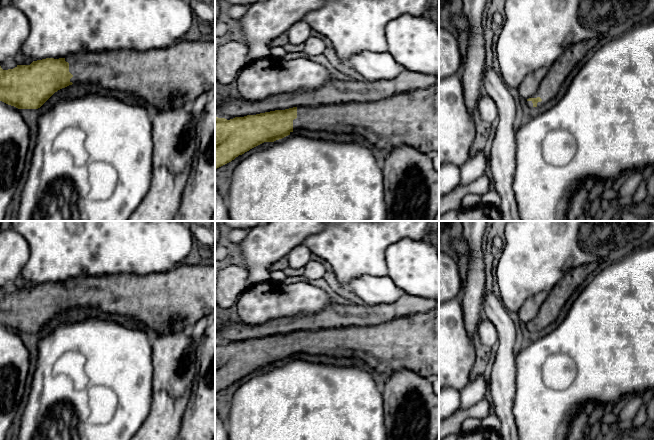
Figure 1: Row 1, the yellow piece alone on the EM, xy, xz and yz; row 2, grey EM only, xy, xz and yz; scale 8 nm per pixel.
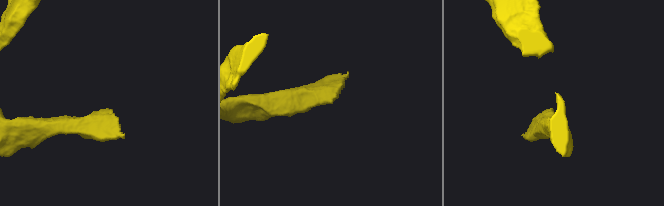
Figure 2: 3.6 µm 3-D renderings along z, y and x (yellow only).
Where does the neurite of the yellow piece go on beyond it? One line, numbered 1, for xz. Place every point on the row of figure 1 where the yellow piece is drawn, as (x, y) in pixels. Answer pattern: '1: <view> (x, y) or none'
1: xz (412, 118)

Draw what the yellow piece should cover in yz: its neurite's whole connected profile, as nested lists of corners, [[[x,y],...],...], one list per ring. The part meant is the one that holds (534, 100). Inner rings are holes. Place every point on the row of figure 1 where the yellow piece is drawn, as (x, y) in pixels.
[[[592,38],[573,44],[567,48],[556,59],[551,68],[548,69],[536,93],[527,99],[529,107],[541,107],[553,99],[557,95],[566,77],[597,42],[598,38]]]

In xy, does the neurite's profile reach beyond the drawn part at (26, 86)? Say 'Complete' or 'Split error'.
Split error

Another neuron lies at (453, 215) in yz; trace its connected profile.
[[[454,209],[439,217],[439,221],[459,221],[459,210]]]

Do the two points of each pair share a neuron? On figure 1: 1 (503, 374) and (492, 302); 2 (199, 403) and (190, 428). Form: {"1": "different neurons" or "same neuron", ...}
{"1": "same neuron", "2": "same neuron"}

